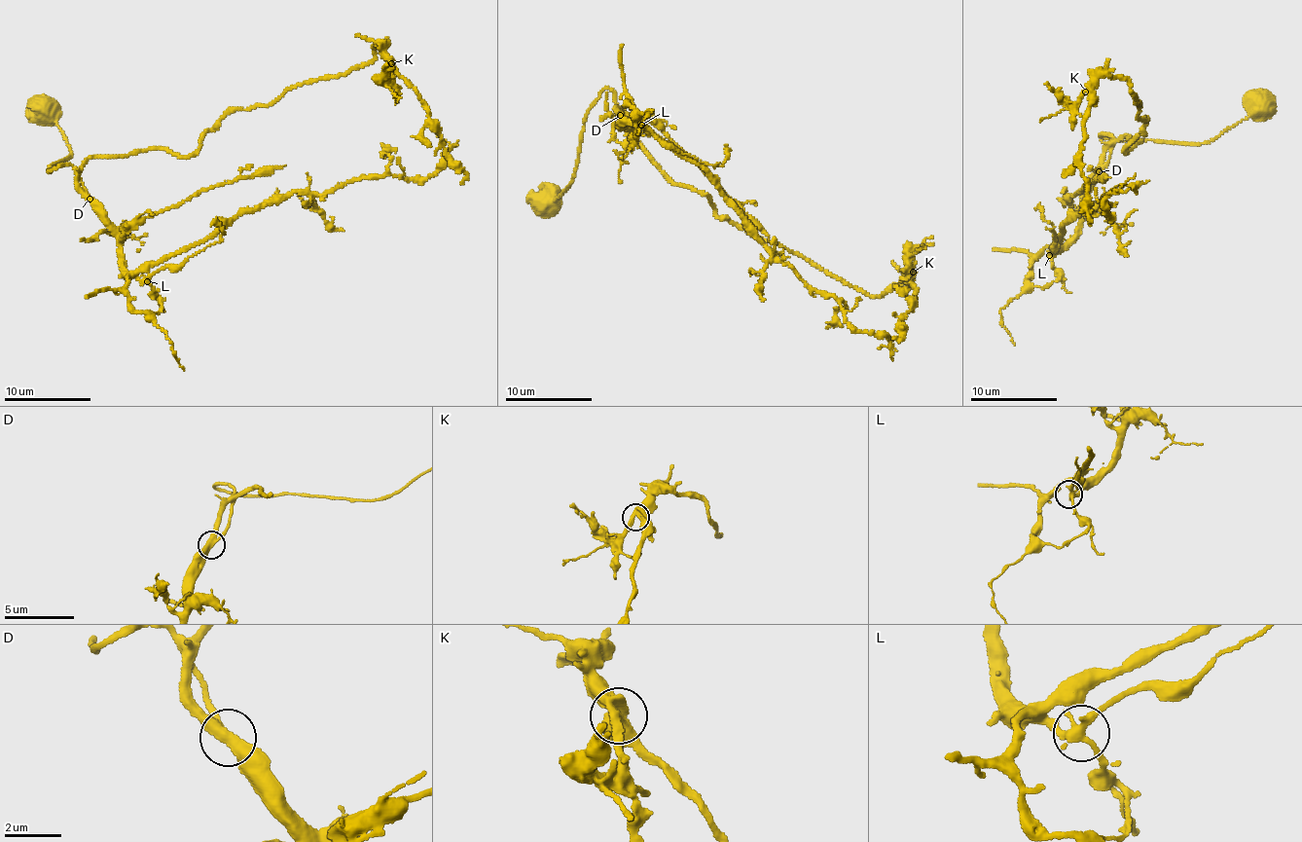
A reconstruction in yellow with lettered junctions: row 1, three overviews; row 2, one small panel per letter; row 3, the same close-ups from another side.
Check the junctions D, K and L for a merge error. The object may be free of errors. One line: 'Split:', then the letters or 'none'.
Split: none

